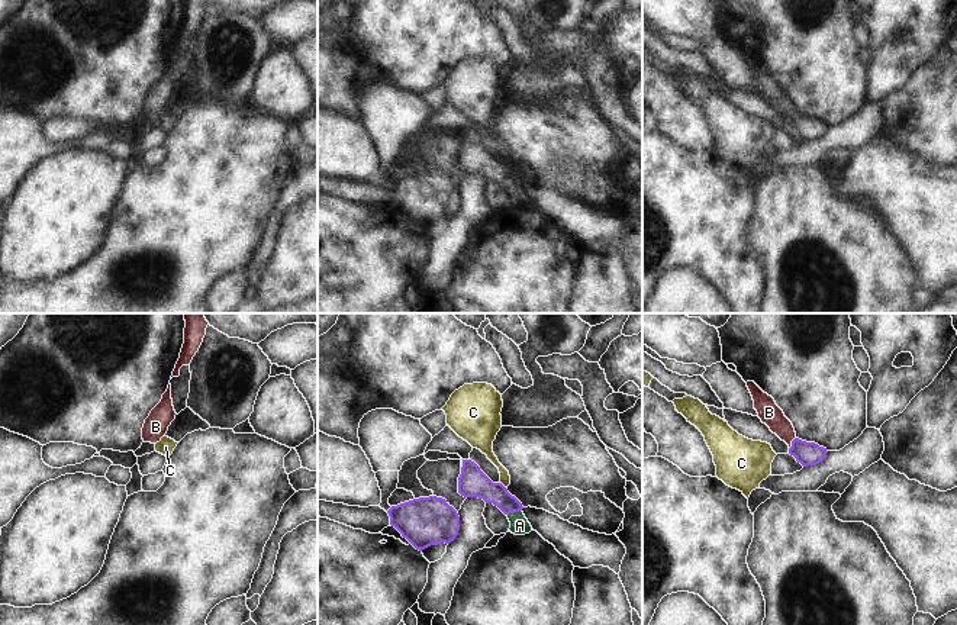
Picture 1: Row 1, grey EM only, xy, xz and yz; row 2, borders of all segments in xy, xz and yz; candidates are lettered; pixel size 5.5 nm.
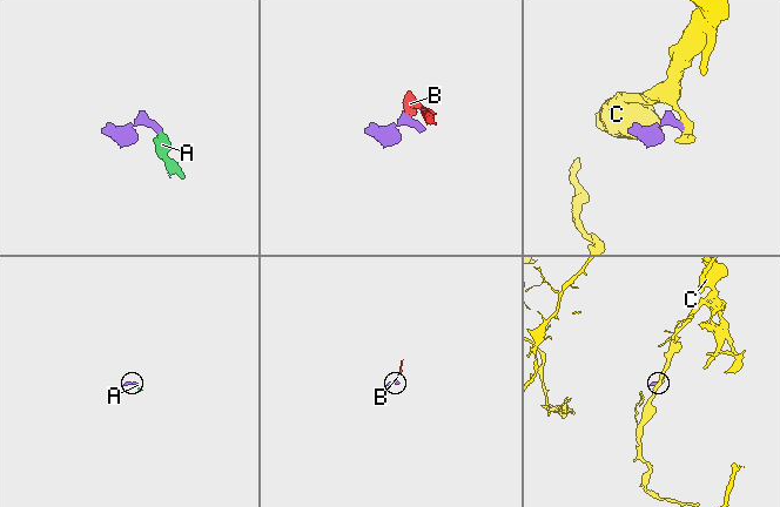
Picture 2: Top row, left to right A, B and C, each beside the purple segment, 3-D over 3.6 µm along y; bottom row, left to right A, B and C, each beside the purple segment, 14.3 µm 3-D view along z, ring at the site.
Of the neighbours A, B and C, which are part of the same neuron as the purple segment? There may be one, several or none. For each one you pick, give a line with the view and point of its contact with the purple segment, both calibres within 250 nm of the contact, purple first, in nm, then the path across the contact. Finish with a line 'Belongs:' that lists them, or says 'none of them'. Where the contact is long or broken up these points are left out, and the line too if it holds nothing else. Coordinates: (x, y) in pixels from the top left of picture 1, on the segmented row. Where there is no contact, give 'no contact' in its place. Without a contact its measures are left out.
A: xz (514, 511) | 140/110 nm | across xz (477, 485), (496, 493), (514, 511), (519, 525)
B: yz (792, 443) | 130/120 nm | across yz (805, 453), (792, 443), (769, 412)
Belongs: A, B

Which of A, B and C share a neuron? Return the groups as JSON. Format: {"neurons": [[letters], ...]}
{"neurons": [["A", "B"], ["C"]]}

